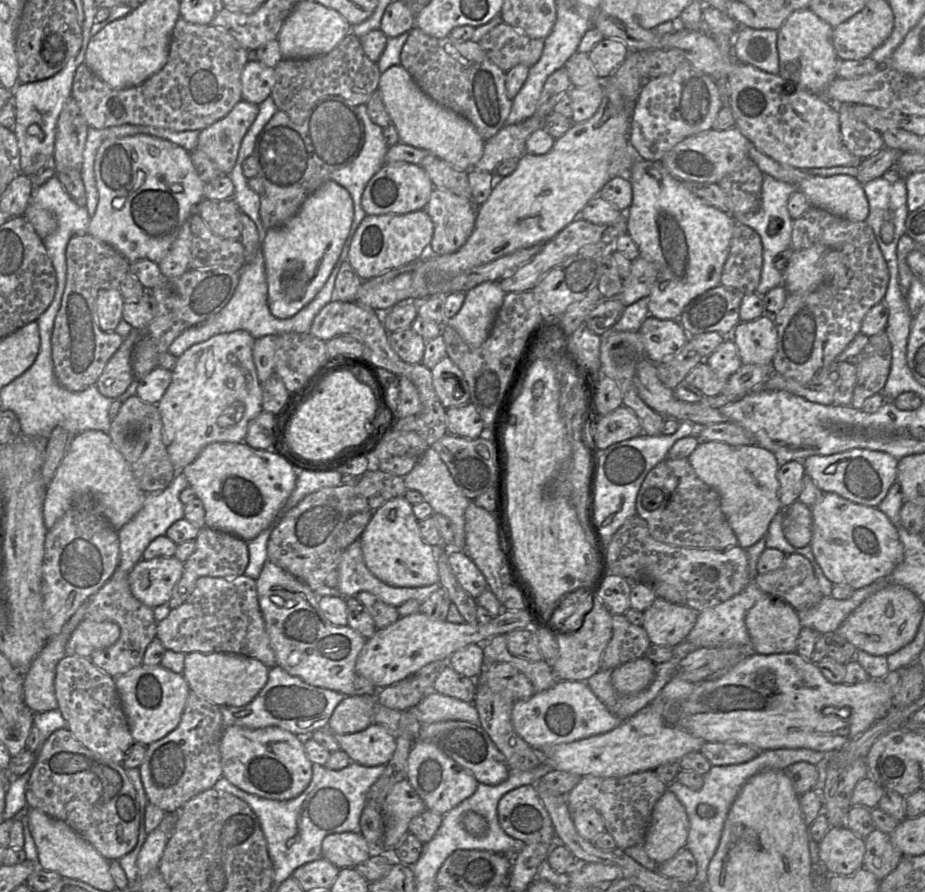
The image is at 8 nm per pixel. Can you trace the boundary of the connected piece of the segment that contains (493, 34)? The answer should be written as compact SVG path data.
M502 22L478 42L487 57L505 73L518 64L529 68L541 57L544 40L531 38Z

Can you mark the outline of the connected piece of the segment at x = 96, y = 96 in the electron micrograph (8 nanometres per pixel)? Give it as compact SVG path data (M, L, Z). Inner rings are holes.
M181 17L177 20L169 43L169 52L168 58L161 70L157 73L149 77L146 81L138 86L133 86L125 89L116 89L108 86L104 83L98 76L96 76L89 67L82 63L78 66L72 86L72 98L76 101L77 105L80 108L80 111L86 120L89 127L95 129L105 129L114 126L120 126L125 124L132 124L132 125L144 125L144 126L153 126L157 128L163 128L173 131L201 131L214 122L220 120L221 118L225 117L232 108L240 101L242 101L242 86L241 86L241 73L248 62L248 50L242 47L238 41L227 33L225 30L217 28L212 25L200 25L200 24L193 24L190 22L185 21Z

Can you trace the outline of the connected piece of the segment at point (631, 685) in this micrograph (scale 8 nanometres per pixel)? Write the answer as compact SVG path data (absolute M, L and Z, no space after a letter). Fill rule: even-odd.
M644 656L632 660L612 671L612 684L621 694L636 694L651 684L655 668L656 664Z

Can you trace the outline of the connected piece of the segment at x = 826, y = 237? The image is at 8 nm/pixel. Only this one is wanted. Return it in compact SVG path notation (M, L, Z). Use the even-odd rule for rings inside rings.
M811 206L793 220L791 250L807 249L815 244L826 247L823 252L823 264L827 269L826 282L804 294L788 293L783 308L773 317L778 330L778 348L771 363L773 372L800 383L810 382L822 370L829 370L835 364L839 354L860 333L868 311L883 301L889 283L886 261L866 221L851 221Z

